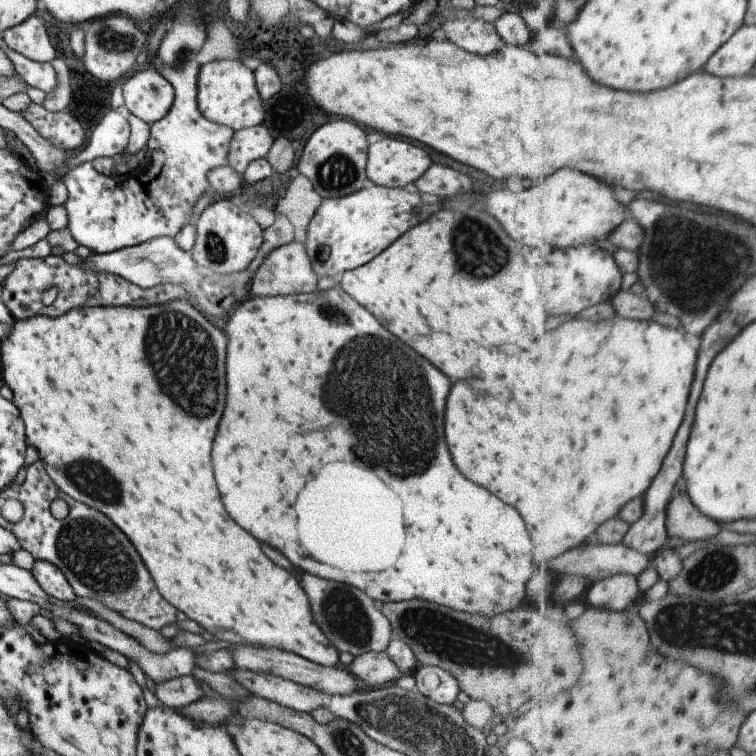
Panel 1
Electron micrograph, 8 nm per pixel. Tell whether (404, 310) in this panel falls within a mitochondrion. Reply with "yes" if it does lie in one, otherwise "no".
no

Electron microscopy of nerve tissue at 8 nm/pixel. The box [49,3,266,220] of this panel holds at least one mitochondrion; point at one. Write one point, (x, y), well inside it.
(110, 40)

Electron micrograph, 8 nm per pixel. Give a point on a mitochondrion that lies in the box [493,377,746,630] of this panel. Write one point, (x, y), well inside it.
(714, 569)

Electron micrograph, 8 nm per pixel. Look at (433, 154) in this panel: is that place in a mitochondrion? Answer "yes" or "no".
no

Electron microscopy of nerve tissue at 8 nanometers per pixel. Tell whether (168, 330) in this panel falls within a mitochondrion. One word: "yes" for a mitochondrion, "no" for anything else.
yes

